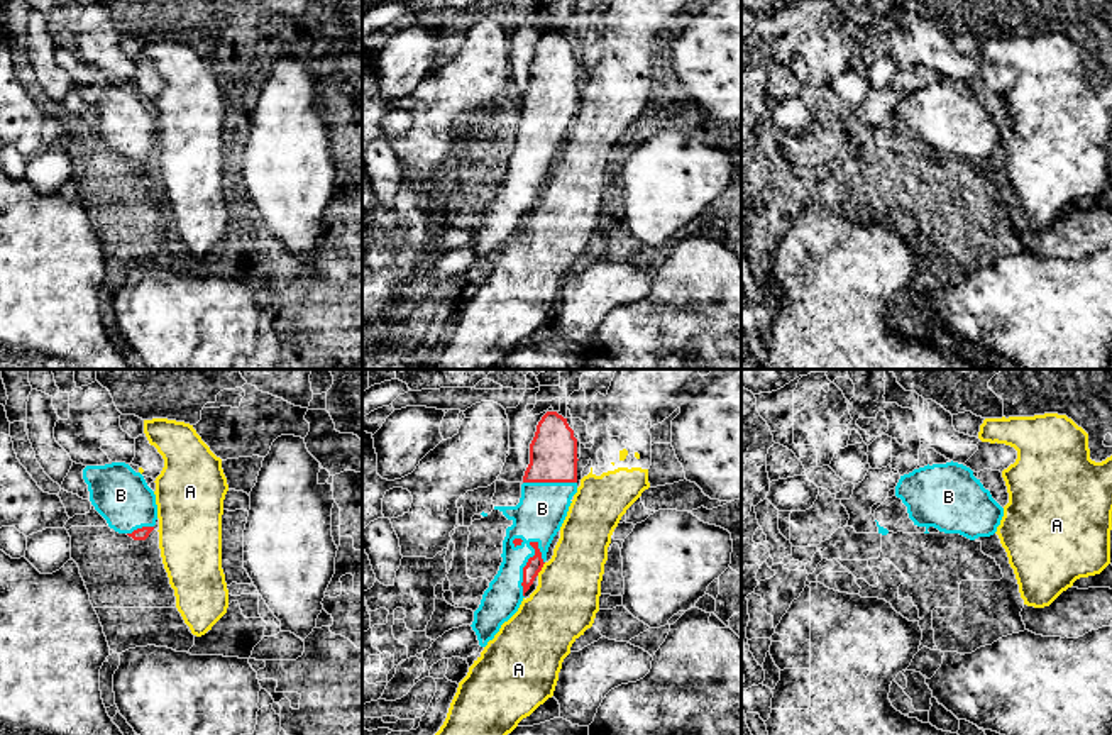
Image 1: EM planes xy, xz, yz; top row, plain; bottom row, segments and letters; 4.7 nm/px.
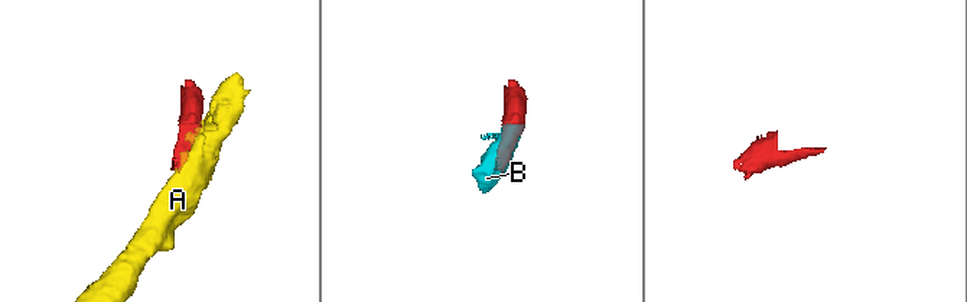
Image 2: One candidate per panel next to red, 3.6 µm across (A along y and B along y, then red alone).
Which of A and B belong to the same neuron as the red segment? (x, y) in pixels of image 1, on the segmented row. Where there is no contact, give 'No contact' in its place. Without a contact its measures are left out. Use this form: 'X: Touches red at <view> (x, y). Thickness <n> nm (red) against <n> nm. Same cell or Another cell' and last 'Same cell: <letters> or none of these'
A: Touches red at xz (540, 569). Thickness 80 nm (red) against 320 nm. Another cell
B: Touches red at xz (523, 569). Thickness 80 nm (red) against 220 nm. Same cell
Same cell: B

